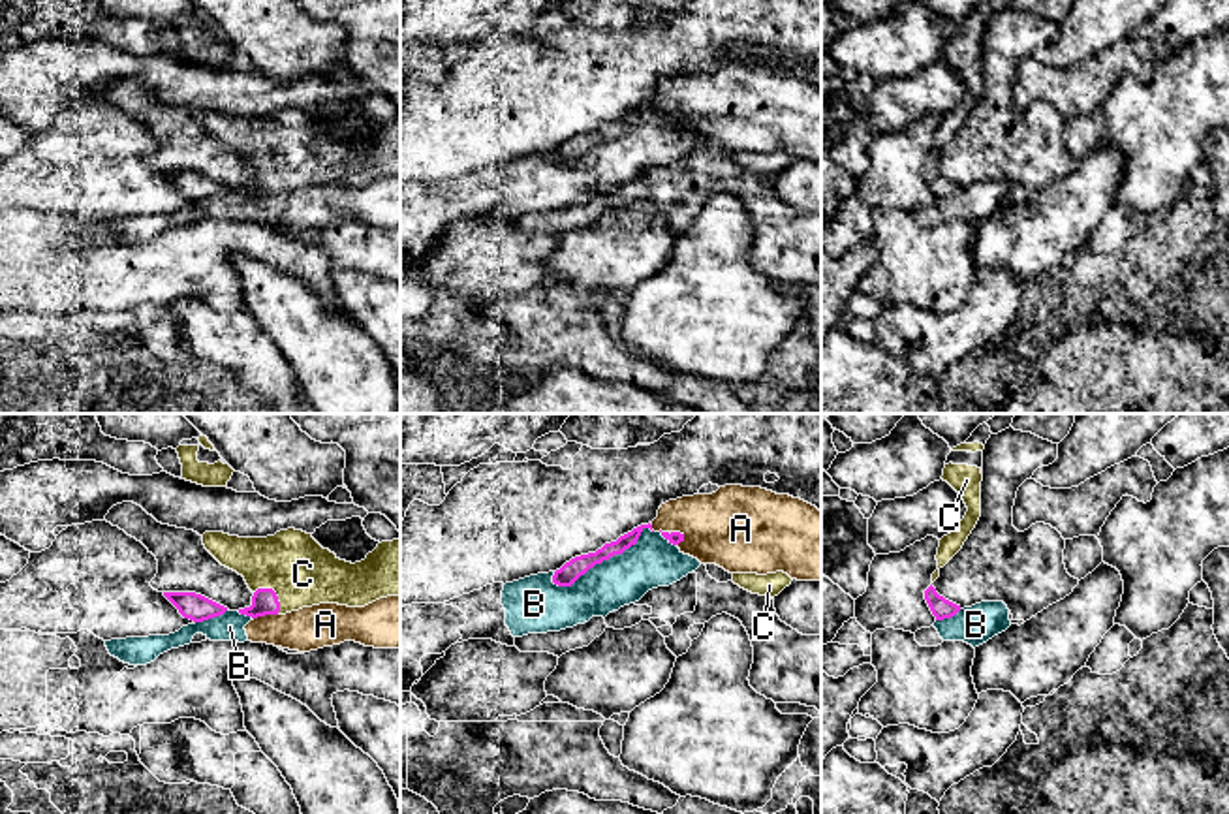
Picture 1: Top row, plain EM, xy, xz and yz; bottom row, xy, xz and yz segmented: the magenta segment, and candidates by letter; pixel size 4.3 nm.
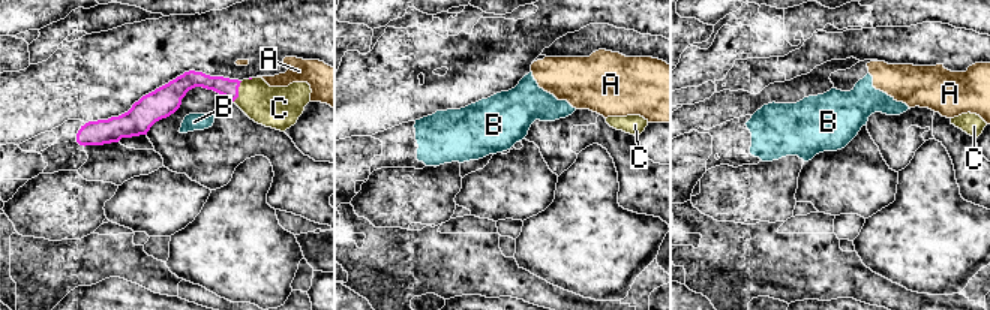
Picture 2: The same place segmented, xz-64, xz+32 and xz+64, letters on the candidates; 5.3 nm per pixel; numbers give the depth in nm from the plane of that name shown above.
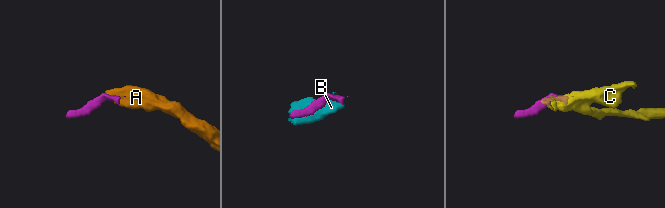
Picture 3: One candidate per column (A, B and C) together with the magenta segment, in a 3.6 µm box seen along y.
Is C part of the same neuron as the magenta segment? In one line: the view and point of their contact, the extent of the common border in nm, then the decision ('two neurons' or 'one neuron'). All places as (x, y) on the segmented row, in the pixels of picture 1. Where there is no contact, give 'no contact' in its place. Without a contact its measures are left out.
contact xy (275, 594); length 150 nm; one neuron

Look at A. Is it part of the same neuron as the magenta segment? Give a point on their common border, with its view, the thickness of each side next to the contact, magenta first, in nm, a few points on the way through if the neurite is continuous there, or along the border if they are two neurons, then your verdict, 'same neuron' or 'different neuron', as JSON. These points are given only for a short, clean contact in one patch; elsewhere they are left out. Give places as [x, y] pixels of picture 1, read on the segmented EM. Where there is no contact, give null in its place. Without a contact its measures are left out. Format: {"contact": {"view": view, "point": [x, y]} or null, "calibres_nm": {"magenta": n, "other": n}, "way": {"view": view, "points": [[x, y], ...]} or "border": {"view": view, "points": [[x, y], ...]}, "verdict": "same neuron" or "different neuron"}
{"contact": {"view": "xz", "point": [683, 536]}, "calibres_nm": {"magenta": 60, "other": 360}, "border": {"view": "xz", "points": [[671, 531], [683, 536], [677, 546]]}, "verdict": "different neuron"}

